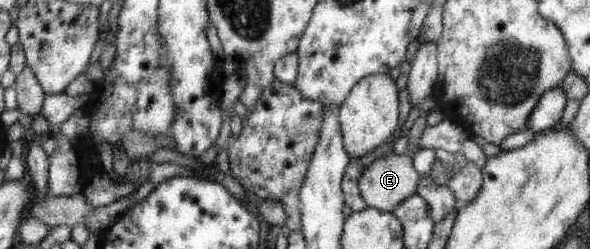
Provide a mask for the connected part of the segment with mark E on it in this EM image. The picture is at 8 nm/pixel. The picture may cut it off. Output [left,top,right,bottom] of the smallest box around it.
[358,148,421,212]

